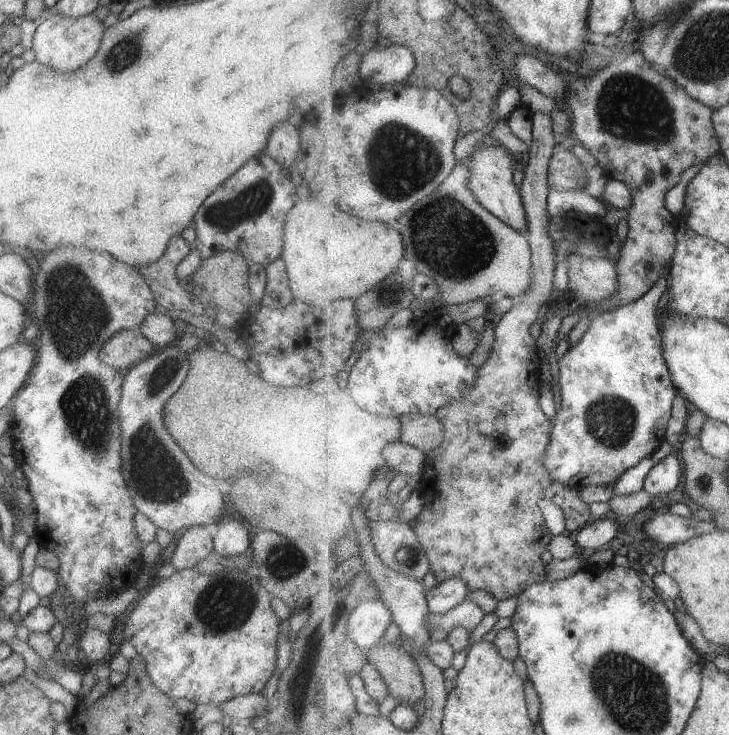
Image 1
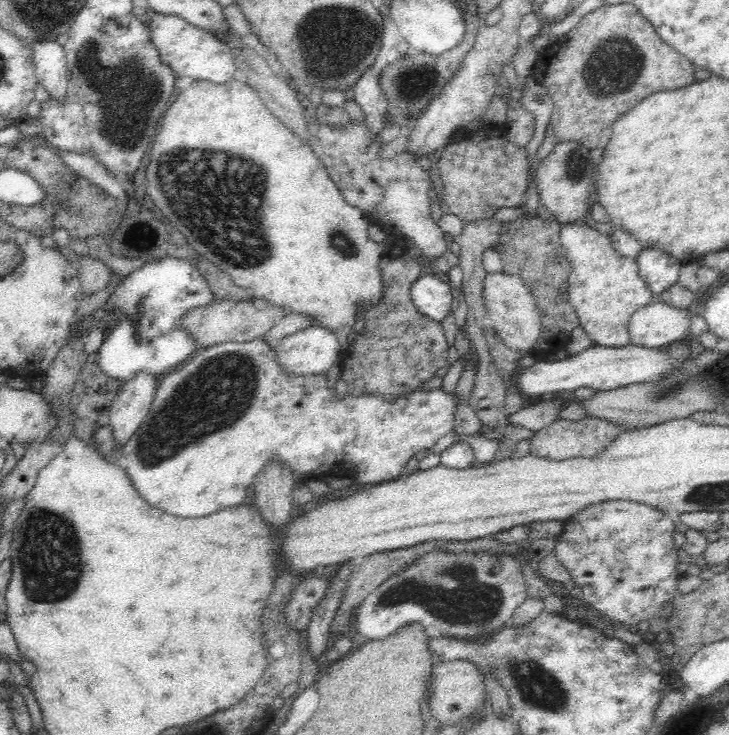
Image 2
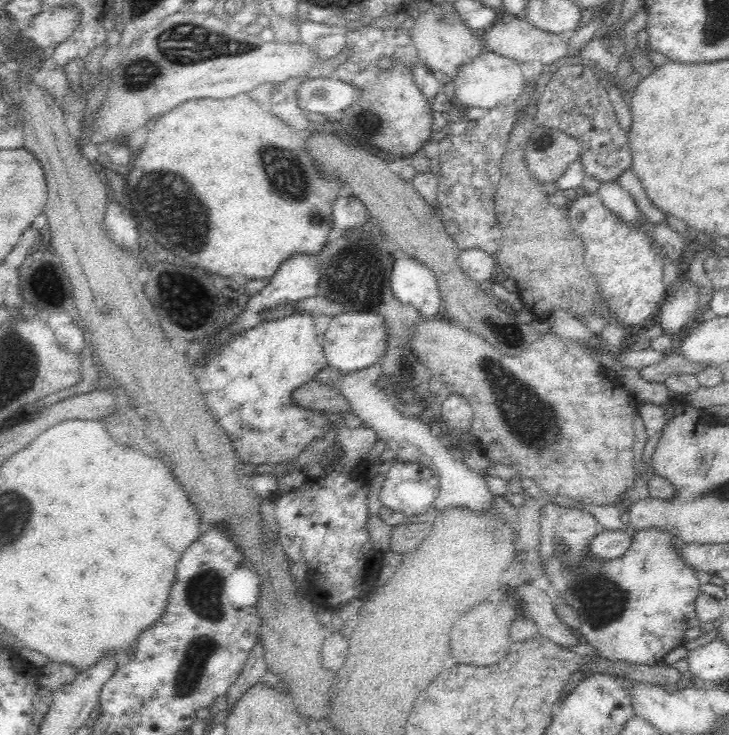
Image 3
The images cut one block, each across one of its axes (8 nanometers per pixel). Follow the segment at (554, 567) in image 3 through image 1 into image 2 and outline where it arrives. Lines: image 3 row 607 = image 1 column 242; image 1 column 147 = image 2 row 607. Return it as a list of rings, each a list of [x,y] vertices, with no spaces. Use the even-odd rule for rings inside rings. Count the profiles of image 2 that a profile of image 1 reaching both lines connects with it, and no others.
[[[620,499],[613,501],[605,500],[579,508],[572,516],[569,516],[563,521],[563,523],[562,530],[556,536],[555,557],[569,572],[571,580],[580,588],[580,592],[582,592],[581,599],[591,609],[594,609],[595,614],[606,619],[610,626],[619,625],[632,629],[635,629],[640,623],[645,621],[651,622],[655,619],[670,621],[675,618],[675,604],[673,601],[682,594],[678,589],[678,580],[683,574],[678,573],[677,569],[678,564],[681,562],[678,557],[679,548],[674,544],[674,532],[677,532],[674,514],[658,510],[644,503]]]

